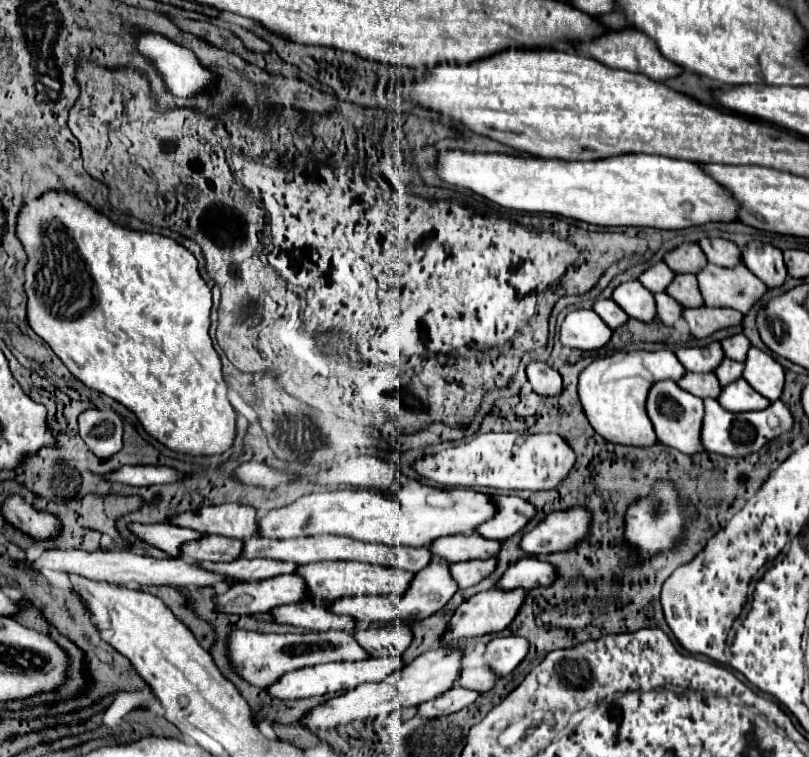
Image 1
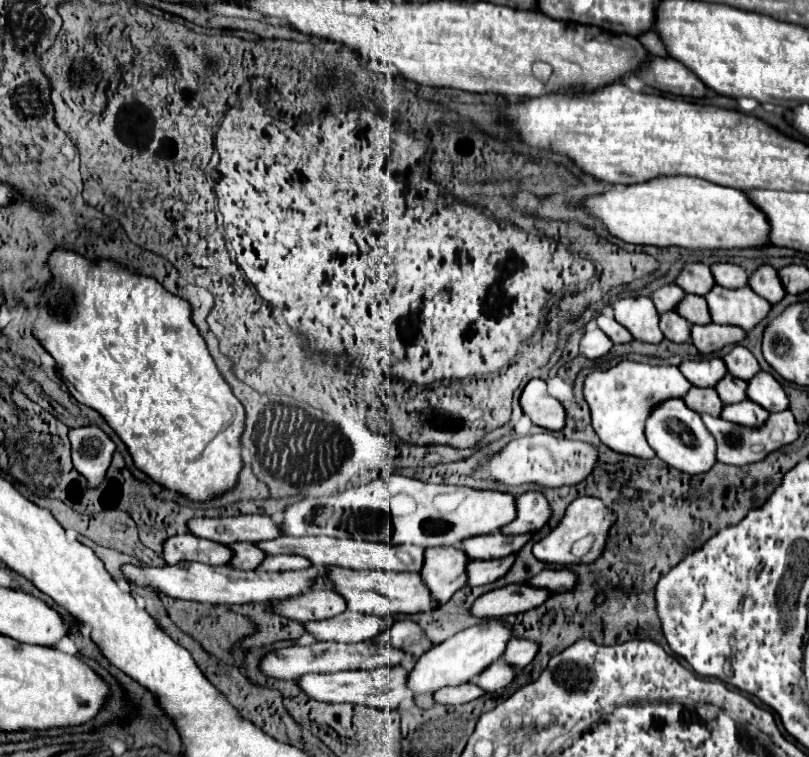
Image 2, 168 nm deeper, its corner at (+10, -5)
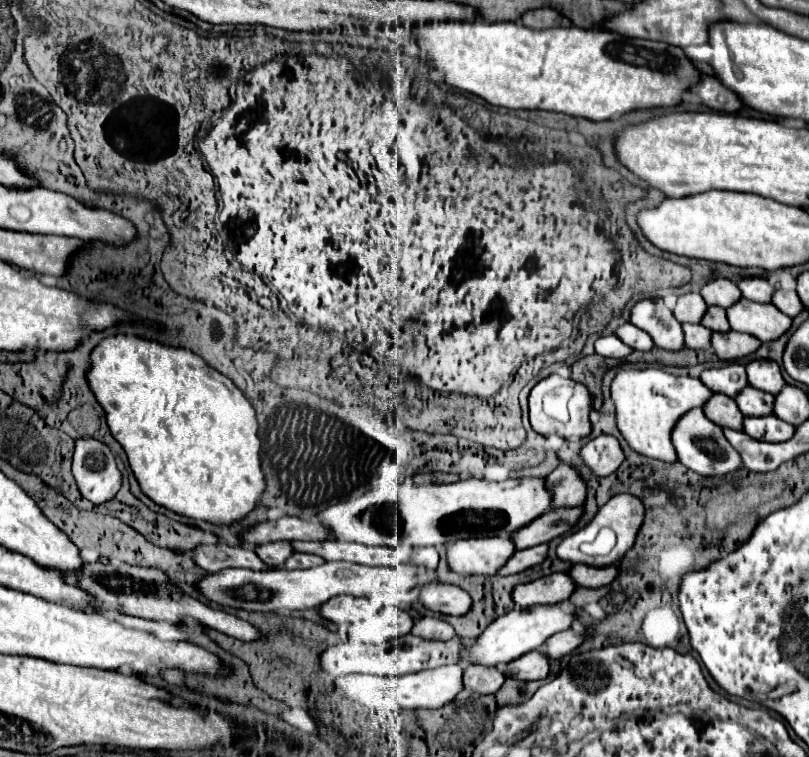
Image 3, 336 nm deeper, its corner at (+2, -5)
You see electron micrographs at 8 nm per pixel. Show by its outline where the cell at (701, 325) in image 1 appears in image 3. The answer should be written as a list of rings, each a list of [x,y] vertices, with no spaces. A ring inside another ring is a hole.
[[[714,332],[712,334],[712,346],[718,354],[720,360],[738,360],[738,358],[744,358],[752,352],[756,352],[760,348],[760,340],[750,336],[750,334],[740,334],[740,332],[726,332],[726,334],[720,334],[720,332]]]

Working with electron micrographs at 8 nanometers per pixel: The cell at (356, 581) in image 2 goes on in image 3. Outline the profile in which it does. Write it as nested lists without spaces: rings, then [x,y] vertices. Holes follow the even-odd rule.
[[[428,584],[426,588],[420,590],[420,600],[436,612],[442,614],[452,614],[452,616],[464,616],[472,608],[472,598],[468,592],[456,586],[448,584]]]

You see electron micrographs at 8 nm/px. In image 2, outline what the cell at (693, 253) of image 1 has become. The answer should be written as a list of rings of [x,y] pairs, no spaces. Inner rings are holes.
[[[690,262],[690,264],[686,264],[684,270],[680,270],[676,284],[684,292],[704,296],[704,292],[708,292],[708,288],[712,288],[714,278],[710,274],[710,268],[704,262]]]

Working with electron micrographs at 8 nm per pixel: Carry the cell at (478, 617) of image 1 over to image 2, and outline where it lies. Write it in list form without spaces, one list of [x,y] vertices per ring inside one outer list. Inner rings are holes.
[[[508,584],[492,590],[474,600],[470,614],[476,618],[504,618],[510,614],[526,612],[540,606],[548,598],[548,592],[540,588],[528,588],[528,584]]]

